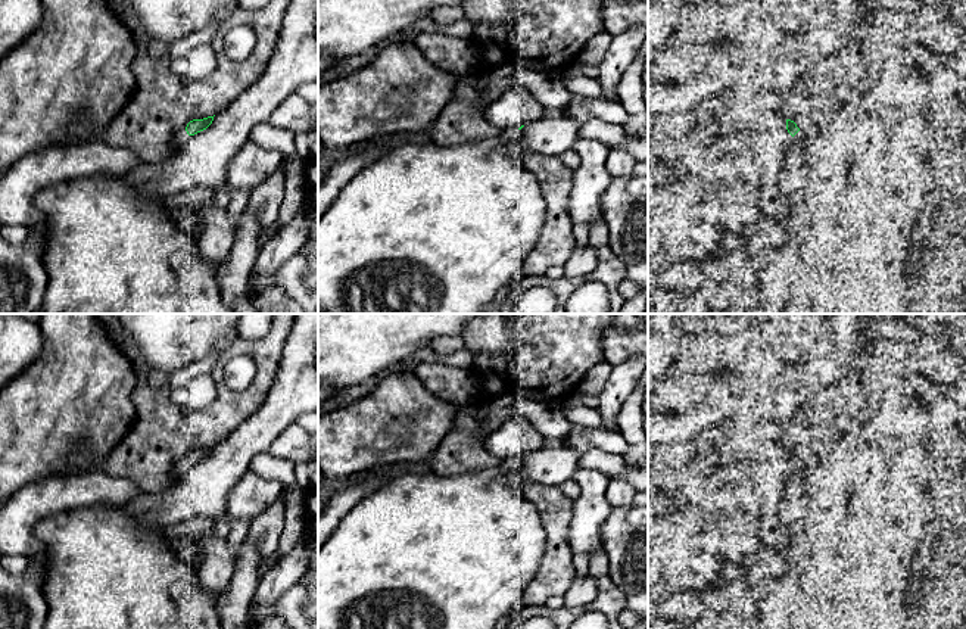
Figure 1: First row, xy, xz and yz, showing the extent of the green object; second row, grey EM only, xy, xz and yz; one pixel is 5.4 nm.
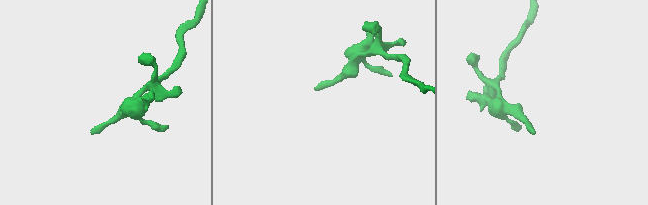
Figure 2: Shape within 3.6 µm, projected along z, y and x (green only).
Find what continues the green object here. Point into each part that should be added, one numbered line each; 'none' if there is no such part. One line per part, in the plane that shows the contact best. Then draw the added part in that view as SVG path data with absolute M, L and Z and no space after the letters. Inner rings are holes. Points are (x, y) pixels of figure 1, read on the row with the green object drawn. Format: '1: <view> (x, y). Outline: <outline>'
1: xy (180, 139). Outline: M186 130L178 131L177 134L174 134L171 137L171 140L168 141L166 146L166 155L172 150L172 149L183 149L183 146L187 143L188 140L188 134Z

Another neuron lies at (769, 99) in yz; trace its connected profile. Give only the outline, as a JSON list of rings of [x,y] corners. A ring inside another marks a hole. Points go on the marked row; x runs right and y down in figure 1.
[[[761,88],[755,94],[754,102],[760,108],[779,110],[782,105],[782,94],[776,88],[775,90]]]

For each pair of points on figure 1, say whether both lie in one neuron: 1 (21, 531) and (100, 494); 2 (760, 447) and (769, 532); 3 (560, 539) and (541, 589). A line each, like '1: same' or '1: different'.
1: same
2: same
3: same

